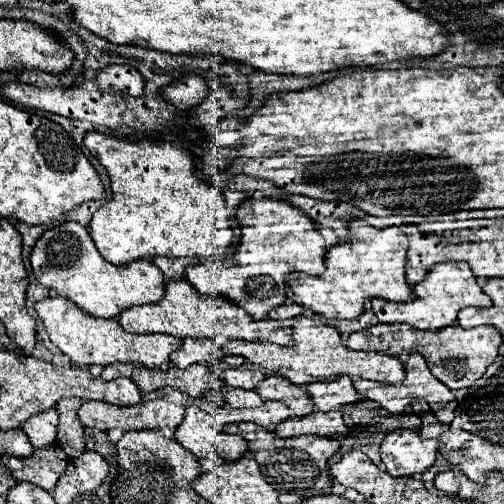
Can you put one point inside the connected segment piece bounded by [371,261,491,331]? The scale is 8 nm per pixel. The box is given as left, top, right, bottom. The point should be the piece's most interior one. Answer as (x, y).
(450, 285)

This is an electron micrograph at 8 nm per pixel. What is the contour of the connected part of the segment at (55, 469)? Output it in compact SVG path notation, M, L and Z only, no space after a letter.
M51 443L43 449L35 449L29 457L3 455L1 459L17 481L29 481L47 491L53 491L59 475L65 471L69 463L65 451L57 443Z

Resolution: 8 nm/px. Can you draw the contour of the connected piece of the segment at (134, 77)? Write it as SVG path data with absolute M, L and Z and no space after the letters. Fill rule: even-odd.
M107 67L109 83L113 87L125 87L125 91L133 97L143 95L143 77L137 71L131 71L131 67Z

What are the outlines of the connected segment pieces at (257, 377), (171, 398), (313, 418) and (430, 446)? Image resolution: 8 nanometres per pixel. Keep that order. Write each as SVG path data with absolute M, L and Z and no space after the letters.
M227 368L221 374L226 385L241 387L241 389L253 389L259 381L265 379L265 375L259 369Z
M163 387L163 389L157 389L153 393L143 393L139 405L131 405L131 407L107 405L103 401L85 401L79 407L79 419L81 419L81 423L85 427L97 427L101 431L109 431L113 427L119 427L119 429L125 429L125 431L127 429L163 429L163 427L177 427L181 423L181 419L185 415L185 409L189 405L201 407L205 411L209 411L209 413L215 409L215 405L205 401L205 399L193 399L187 393Z
M338 409L324 413L313 411L307 417L293 417L275 427L275 433L279 437L295 437L303 433L315 433L322 437L345 435L349 429L343 425L342 412Z
M399 429L385 435L381 459L393 477L419 477L437 457L437 439L421 439L417 431Z

